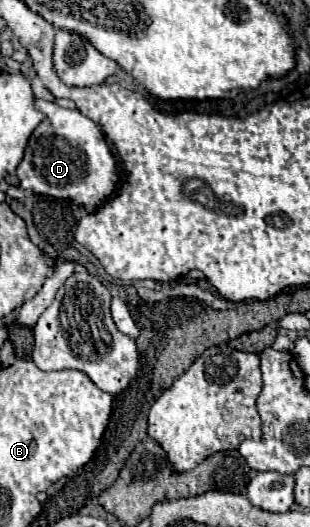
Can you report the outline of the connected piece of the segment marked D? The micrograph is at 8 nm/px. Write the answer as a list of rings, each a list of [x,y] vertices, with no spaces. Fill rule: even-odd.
[[[37,98],[35,108],[45,114],[45,120],[33,130],[25,156],[17,166],[21,188],[35,194],[69,198],[83,204],[89,212],[95,212],[111,198],[119,184],[115,158],[101,130],[79,110],[67,110],[55,102]]]

